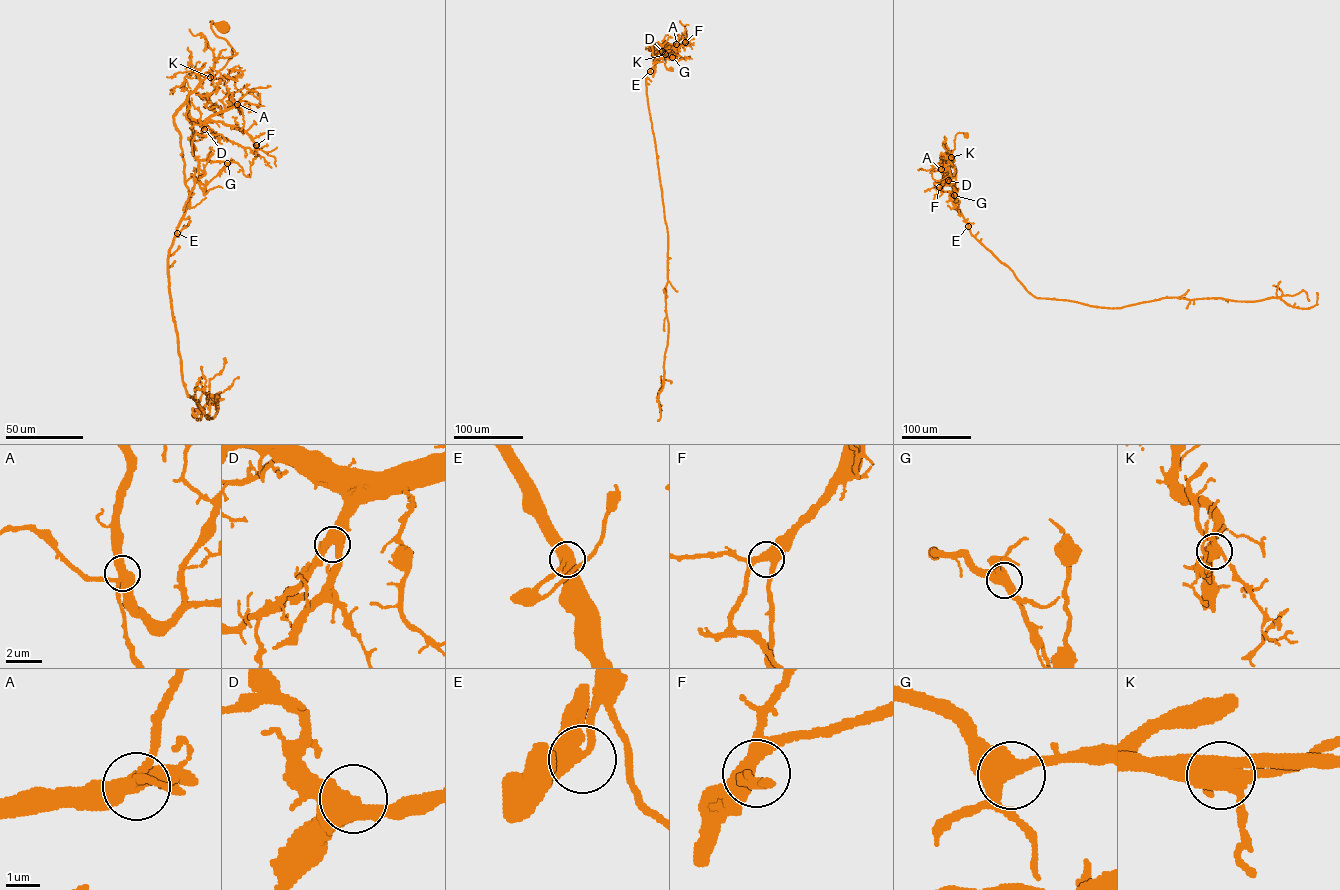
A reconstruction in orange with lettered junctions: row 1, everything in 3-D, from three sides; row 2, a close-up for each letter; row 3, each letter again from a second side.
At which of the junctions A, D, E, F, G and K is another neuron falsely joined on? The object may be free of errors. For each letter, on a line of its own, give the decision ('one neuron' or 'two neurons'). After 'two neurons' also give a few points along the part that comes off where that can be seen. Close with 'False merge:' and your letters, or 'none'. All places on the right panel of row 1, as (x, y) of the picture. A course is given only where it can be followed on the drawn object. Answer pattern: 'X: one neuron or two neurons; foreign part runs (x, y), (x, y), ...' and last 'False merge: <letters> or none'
A: one neuron
D: one neuron
E: one neuron
F: one neuron
G: one neuron
K: one neuron
False merge: none

